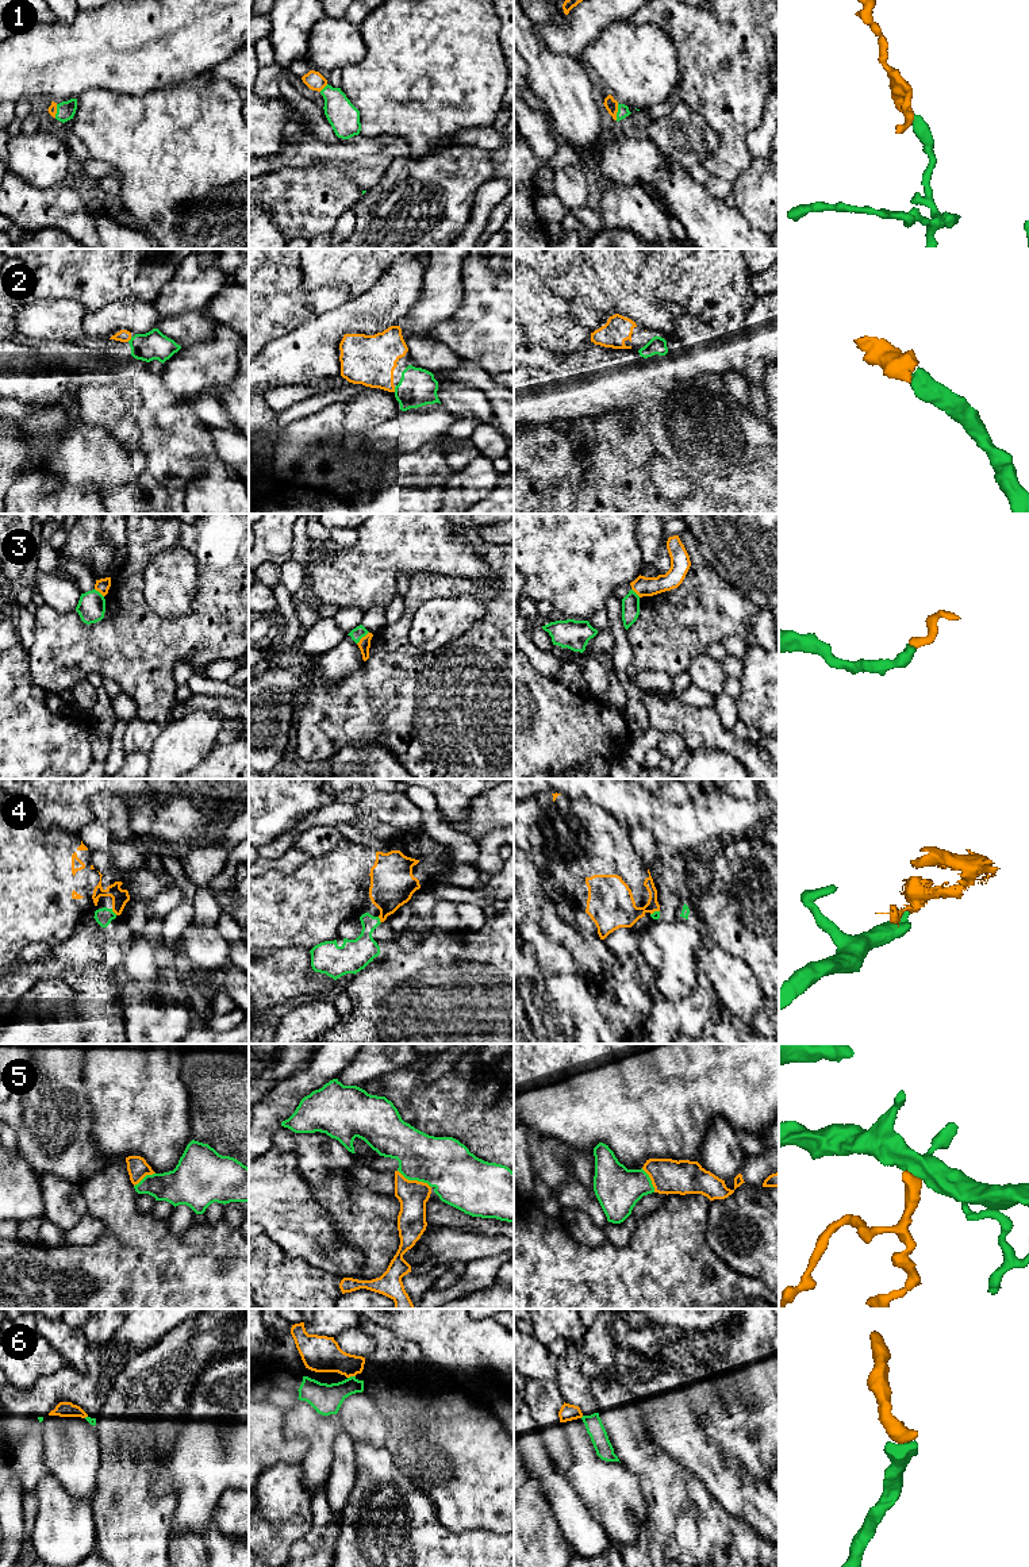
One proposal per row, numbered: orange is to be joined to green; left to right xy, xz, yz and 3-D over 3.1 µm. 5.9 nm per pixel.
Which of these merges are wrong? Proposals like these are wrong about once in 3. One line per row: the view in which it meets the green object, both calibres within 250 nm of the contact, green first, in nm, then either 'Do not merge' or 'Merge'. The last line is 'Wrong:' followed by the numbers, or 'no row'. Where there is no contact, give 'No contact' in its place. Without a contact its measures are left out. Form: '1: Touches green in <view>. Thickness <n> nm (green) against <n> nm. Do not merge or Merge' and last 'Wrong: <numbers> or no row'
1: Touches green in yz. Thickness 70 nm (green) against 80 nm. Merge
2: Touches green in xy. Thickness 170 nm (green) against 80 nm. Merge
3: Touches green in xz. Thickness 70 nm (green) against 70 nm. Do not merge
4: Touches green in xy. Thickness 100 nm (green) against 100 nm. Do not merge
5: Touches green in xz. Thickness 300 nm (green) against 180 nm. Merge
6: Touches green in xz. Thickness 180 nm (green) against 220 nm. Do not merge
Wrong: 3, 4, 6

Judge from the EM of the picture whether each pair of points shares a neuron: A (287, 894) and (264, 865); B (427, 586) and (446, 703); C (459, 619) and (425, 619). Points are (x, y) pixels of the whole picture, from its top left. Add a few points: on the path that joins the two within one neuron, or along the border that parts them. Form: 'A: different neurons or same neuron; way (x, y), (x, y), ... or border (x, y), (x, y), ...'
A: different neurons; border (299, 865), (290, 872), (267, 870), (262, 874)
B: same neuron; way (407, 615), (403, 623), (404, 656), (421, 673)
C: same neuron; way (450, 619), (433, 619)

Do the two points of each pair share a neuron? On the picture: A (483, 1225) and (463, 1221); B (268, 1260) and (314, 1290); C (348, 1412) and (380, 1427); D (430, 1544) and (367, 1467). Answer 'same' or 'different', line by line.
A: same
B: same
C: same
D: same

